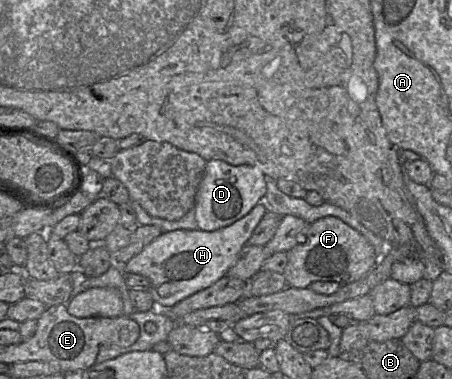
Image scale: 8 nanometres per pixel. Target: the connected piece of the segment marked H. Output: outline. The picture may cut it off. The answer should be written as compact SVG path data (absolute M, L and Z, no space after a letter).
M258 202L244 217L234 223L214 231L175 230L163 232L144 249L130 259L124 266L124 273L135 273L147 277L151 282L150 293L154 300L154 308L165 312L189 296L204 290L227 275L242 248L247 244L254 229L268 211L265 202Z

